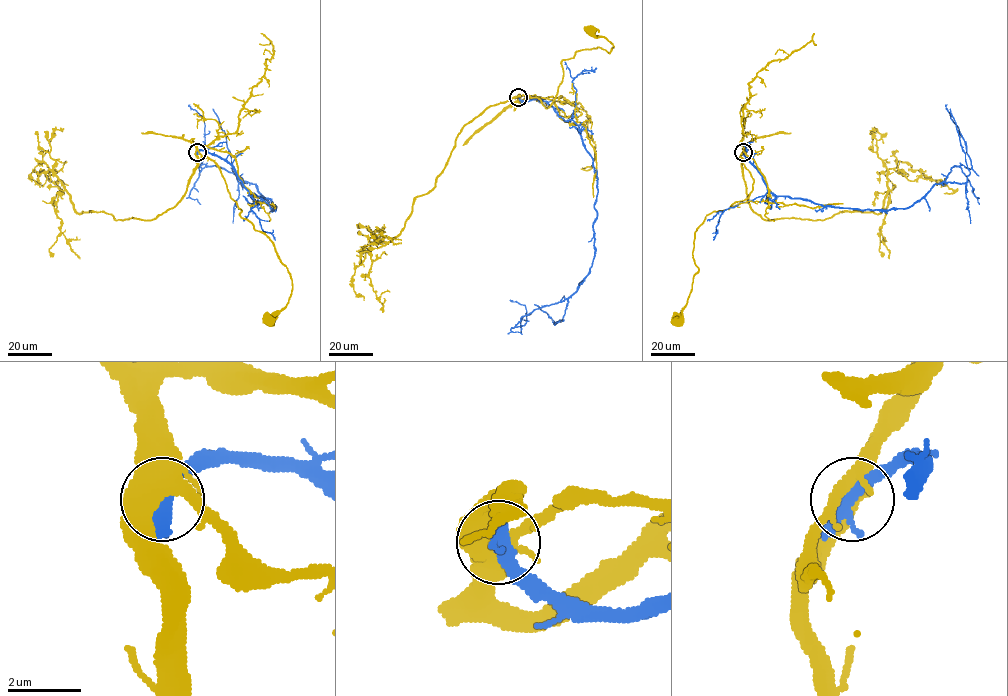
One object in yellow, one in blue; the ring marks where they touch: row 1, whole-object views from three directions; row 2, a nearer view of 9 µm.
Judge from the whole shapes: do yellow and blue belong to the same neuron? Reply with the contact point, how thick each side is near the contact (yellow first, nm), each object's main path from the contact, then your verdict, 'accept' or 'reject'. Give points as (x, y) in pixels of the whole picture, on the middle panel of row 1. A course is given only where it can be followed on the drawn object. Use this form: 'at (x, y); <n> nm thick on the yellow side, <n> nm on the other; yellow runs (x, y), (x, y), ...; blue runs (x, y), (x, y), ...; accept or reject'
at (518, 97); 440 nm thick on the yellow side, 300 nm on the other; yellow runs (519, 97), (537, 97), (549, 107), (563, 77), (562, 60), (599, 47), (609, 52), (610, 42), (590, 30); blue runs (519, 97), (545, 101), (577, 130), (597, 217), (577, 290), (523, 325), (526, 309), (511, 301); reject

